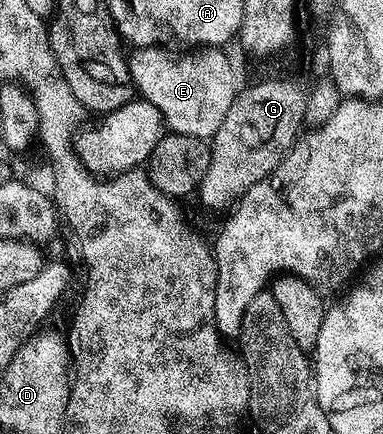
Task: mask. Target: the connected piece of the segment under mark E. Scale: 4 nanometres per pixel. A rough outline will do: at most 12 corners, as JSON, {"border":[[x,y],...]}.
{"border":[[144,47],[130,83],[169,132],[208,141],[234,105],[221,48]]}

